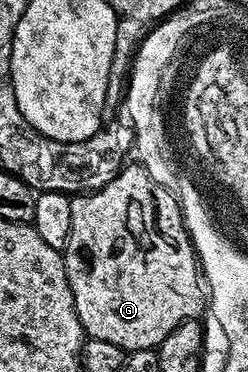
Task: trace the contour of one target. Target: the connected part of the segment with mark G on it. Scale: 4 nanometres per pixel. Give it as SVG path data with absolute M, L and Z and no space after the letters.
M139 163L125 164L116 177L110 179L110 183L106 183L101 189L94 189L91 192L72 197L70 203L70 239L68 246L62 252L66 275L70 279L70 291L74 295L74 307L78 311L78 319L82 323L84 332L89 338L106 339L106 343L114 343L114 347L122 347L126 351L155 350L156 346L162 343L162 339L166 339L166 335L170 335L170 331L174 331L174 327L178 327L184 321L195 321L205 312L206 289L202 284L202 270L196 260L196 251L192 247L192 241L184 226L184 217L180 213L181 206L181 202L173 198L166 187L156 183L147 174L144 166Z

